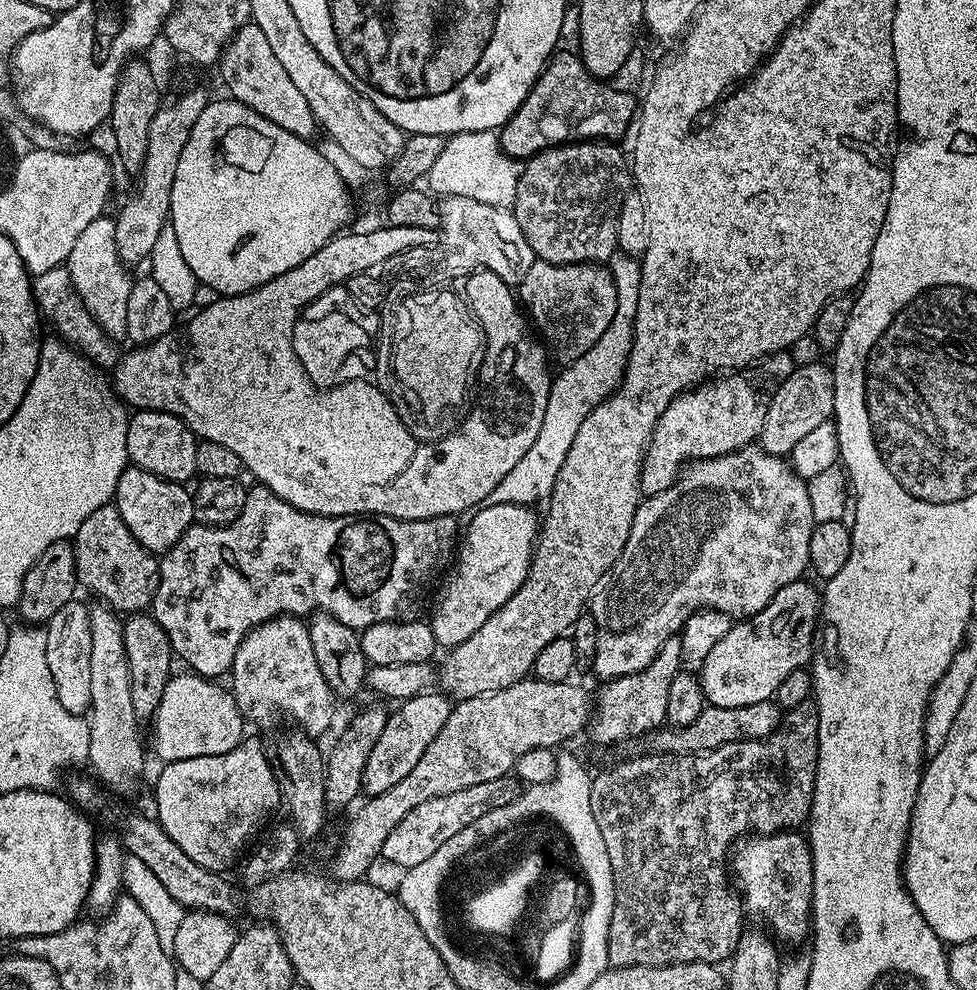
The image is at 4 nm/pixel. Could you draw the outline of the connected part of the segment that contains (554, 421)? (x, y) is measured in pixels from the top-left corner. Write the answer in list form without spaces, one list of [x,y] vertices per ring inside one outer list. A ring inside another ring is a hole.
[[[617,251],[610,260],[614,290],[618,290],[618,310],[614,310],[614,322],[606,326],[606,334],[582,354],[572,364],[563,365],[555,373],[550,394],[546,398],[546,418],[542,422],[542,430],[538,430],[538,438],[534,438],[534,446],[526,450],[526,454],[494,486],[488,496],[490,504],[527,504],[547,501],[552,494],[552,487],[556,481],[558,470],[562,470],[562,462],[566,462],[566,453],[574,442],[574,434],[578,434],[578,426],[608,395],[620,384],[626,370],[626,362],[632,345],[632,323],[638,310],[638,286],[640,285],[640,260],[635,256],[627,256]]]

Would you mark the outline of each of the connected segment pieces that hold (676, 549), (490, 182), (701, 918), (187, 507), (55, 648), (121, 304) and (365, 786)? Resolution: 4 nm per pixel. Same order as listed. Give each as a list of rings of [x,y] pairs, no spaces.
[[[759,446],[739,448],[718,458],[691,461],[676,477],[674,483],[662,494],[654,494],[641,499],[638,510],[634,514],[634,522],[630,526],[630,536],[622,546],[622,552],[614,562],[611,572],[608,573],[602,587],[593,595],[590,601],[590,614],[598,630],[598,650],[594,650],[594,658],[590,665],[601,676],[601,681],[617,680],[626,674],[634,674],[650,664],[660,652],[664,643],[679,633],[690,617],[699,612],[701,608],[713,608],[733,618],[747,618],[758,614],[790,582],[801,579],[809,567],[808,555],[810,554],[810,534],[817,525],[816,518],[811,512],[810,494],[804,479],[793,470],[791,463],[785,457],[771,456]]]
[[[495,131],[463,132],[445,139],[442,154],[438,154],[434,166],[430,166],[426,184],[440,198],[474,198],[474,202],[486,202],[486,206],[511,209],[515,202],[521,167],[521,161],[506,155],[502,150],[499,135]]]
[[[815,703],[800,704],[783,713],[780,724],[764,740],[730,742],[726,746],[694,752],[691,756],[675,756],[669,752],[653,752],[624,760],[605,772],[596,772],[590,786],[590,806],[594,810],[594,822],[602,830],[602,842],[606,842],[606,854],[610,854],[610,870],[614,874],[614,914],[610,918],[608,935],[608,963],[614,968],[630,966],[658,966],[682,962],[706,962],[719,965],[735,952],[746,921],[744,905],[730,883],[730,853],[737,840],[745,834],[767,834],[796,830],[807,821],[812,808],[816,759],[818,758],[818,714]]]
[[[135,466],[125,468],[118,486],[114,503],[122,522],[130,526],[130,534],[147,552],[163,554],[171,550],[174,542],[186,534],[196,519],[192,492],[183,483],[175,480],[163,480],[158,474],[150,474]]]
[[[74,598],[54,614],[46,625],[42,636],[42,647],[46,654],[46,666],[50,666],[50,678],[54,682],[56,701],[60,704],[61,713],[83,717],[88,710],[90,702],[90,618],[88,617],[89,605],[79,604],[79,599]]]
[[[103,216],[90,222],[81,237],[74,242],[66,261],[66,267],[74,284],[75,292],[83,305],[90,310],[100,327],[114,340],[123,339],[126,332],[127,303],[132,289],[132,276],[117,254],[114,240],[116,222],[113,217]]]
[[[425,690],[420,695],[410,697],[399,705],[397,712],[388,717],[378,742],[374,742],[374,750],[366,758],[366,768],[362,770],[360,787],[365,797],[386,794],[390,786],[402,782],[410,770],[414,770],[418,758],[426,754],[426,746],[438,738],[438,730],[446,726],[446,718],[450,718],[453,701],[439,690]]]

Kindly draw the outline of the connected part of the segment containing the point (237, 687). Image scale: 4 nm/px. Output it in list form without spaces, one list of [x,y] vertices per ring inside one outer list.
[[[278,615],[250,630],[242,646],[238,646],[238,654],[234,654],[230,679],[230,691],[245,721],[268,720],[275,712],[281,712],[313,738],[320,738],[332,724],[334,697],[326,678],[322,678],[322,670],[318,670],[303,619]]]

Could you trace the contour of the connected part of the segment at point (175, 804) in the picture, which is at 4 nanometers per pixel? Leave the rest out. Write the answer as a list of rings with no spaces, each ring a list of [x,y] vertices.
[[[251,738],[245,739],[227,754],[173,760],[161,768],[164,769],[156,780],[155,819],[159,820],[162,830],[166,830],[178,850],[182,850],[186,858],[190,858],[190,862],[198,862],[198,866],[211,872],[223,873],[224,868],[230,867],[235,862],[236,855],[249,847],[248,839],[252,835],[255,837],[265,827],[264,819],[282,804],[280,787],[276,775],[272,772],[272,766],[268,763],[265,749]]]

